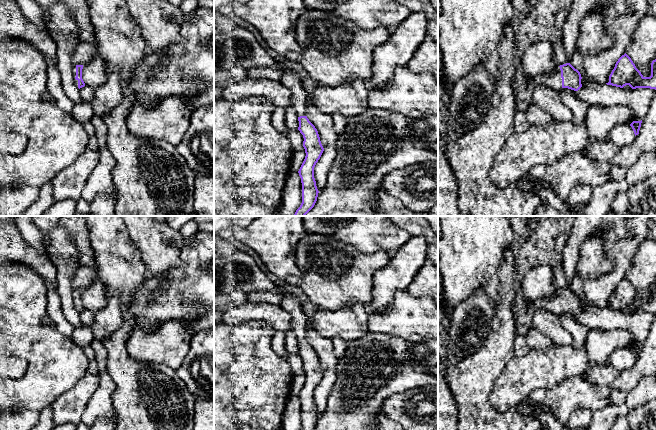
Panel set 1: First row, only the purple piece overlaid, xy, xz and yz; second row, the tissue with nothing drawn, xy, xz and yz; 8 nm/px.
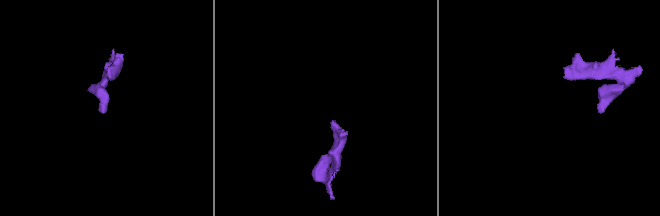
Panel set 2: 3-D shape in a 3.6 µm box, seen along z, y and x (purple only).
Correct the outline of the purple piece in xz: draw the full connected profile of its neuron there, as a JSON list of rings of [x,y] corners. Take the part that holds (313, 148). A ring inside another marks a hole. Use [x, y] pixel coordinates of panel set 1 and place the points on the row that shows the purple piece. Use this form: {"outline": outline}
{"outline": [[[284,66],[280,82],[291,91],[291,106],[298,115],[298,130],[304,138],[303,147],[306,156],[298,171],[302,183],[302,203],[294,216],[305,216],[317,201],[319,191],[314,178],[314,167],[320,159],[324,148],[317,129],[306,116],[307,93],[299,74]]]}

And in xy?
{"outline": [[[75,65],[73,68],[74,82],[79,89],[85,86],[82,79],[82,69],[83,65]]]}

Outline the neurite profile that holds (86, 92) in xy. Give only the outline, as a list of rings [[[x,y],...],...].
[[[85,85],[84,87],[80,88],[80,96],[82,100],[90,103],[94,97],[94,89]]]

